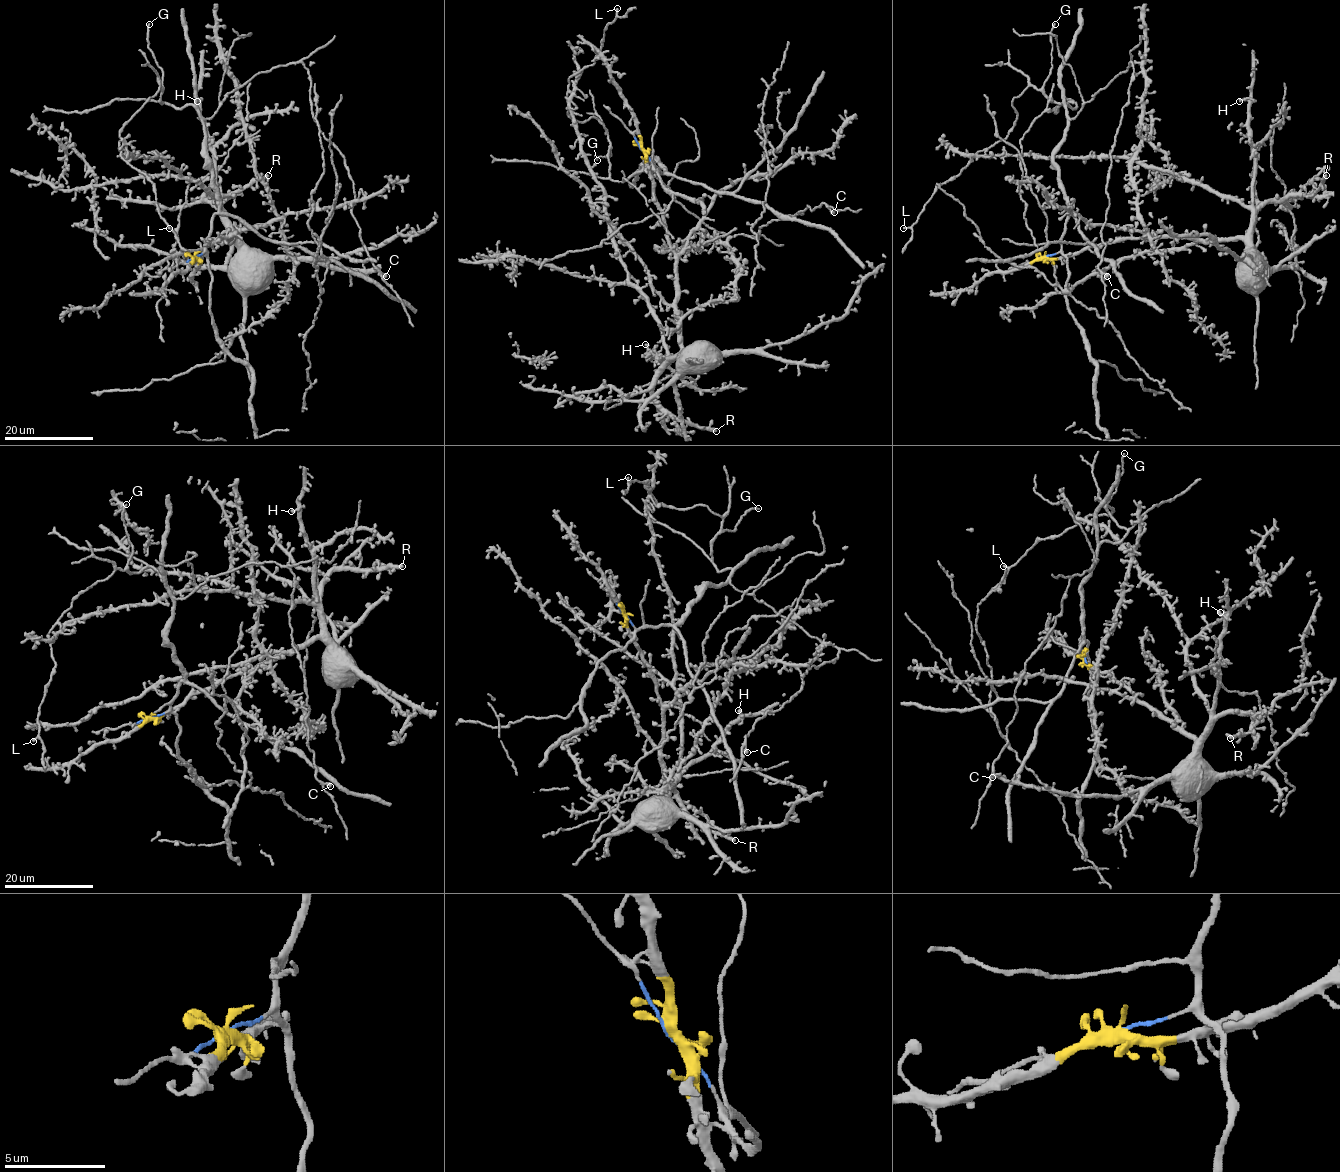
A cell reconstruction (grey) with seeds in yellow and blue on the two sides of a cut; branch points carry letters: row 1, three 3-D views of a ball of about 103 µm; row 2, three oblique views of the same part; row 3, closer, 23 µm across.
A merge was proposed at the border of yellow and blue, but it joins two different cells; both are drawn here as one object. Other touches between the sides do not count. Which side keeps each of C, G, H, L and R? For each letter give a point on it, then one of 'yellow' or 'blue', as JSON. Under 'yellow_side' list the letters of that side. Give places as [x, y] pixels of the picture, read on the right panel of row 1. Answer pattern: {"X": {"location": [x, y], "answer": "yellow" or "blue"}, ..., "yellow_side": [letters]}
{"C": {"location": [1107, 276], "answer": "blue"}, "G": {"location": [1055, 24], "answer": "blue"}, "H": {"location": [1239, 101], "answer": "yellow"}, "L": {"location": [903, 228], "answer": "blue"}, "R": {"location": [1326, 175], "answer": "yellow"}, "yellow_side": ["H", "R"]}

